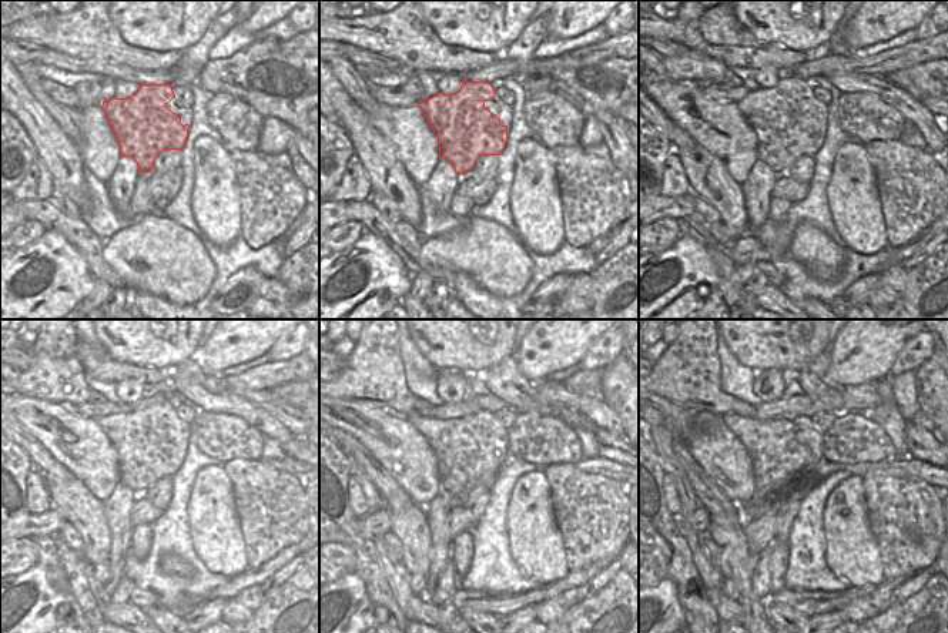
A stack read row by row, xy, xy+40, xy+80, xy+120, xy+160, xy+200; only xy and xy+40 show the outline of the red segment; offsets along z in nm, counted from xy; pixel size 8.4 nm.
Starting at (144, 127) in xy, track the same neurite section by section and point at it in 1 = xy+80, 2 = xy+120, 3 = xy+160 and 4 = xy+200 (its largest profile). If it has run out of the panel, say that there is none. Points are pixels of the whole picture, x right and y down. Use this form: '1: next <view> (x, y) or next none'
1: next xy+80 (786, 131)
2: next xy+120 (147, 451)
3: next xy+160 (464, 452)
4: next xy+200 (776, 452)

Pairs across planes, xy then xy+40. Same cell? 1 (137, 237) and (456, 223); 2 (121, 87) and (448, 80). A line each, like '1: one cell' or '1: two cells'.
1: two cells
2: one cell

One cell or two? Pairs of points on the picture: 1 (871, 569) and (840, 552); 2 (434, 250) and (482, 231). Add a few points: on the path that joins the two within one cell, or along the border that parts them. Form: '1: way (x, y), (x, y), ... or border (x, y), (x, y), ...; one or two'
1: way (864, 566), (847, 552); one
2: way (445, 250), (464, 250), (471, 243); one

